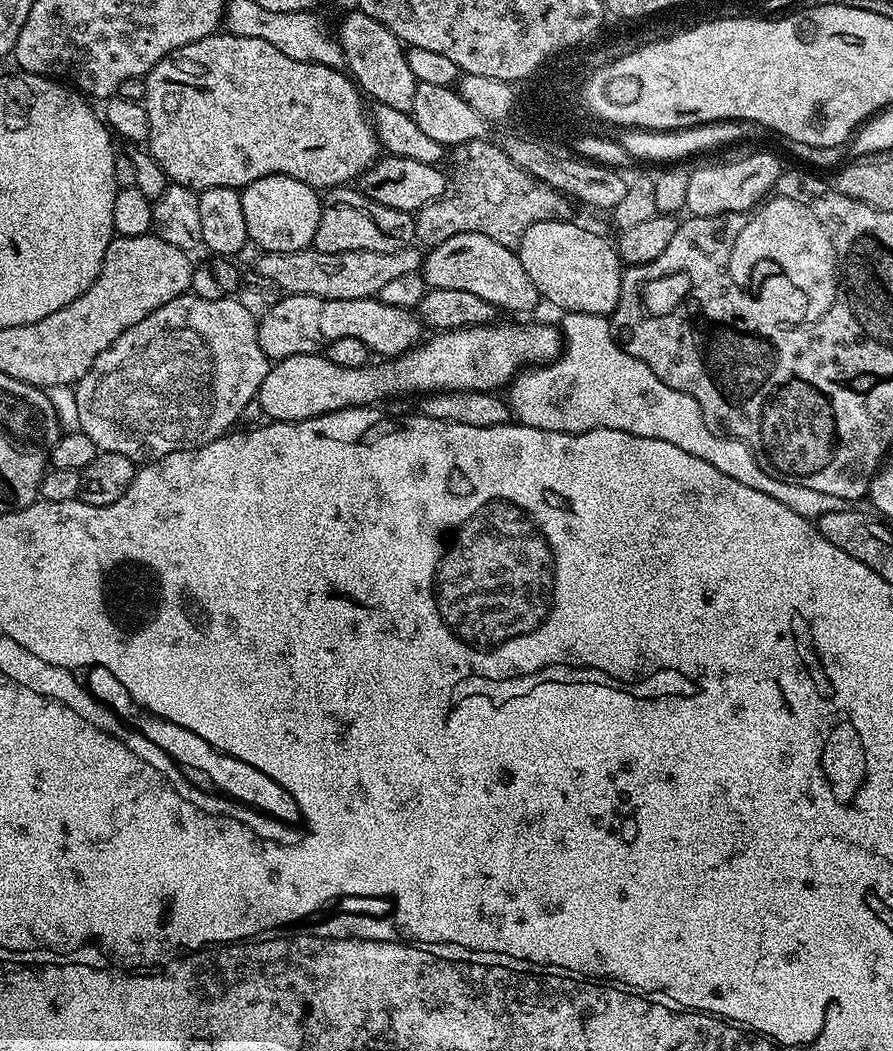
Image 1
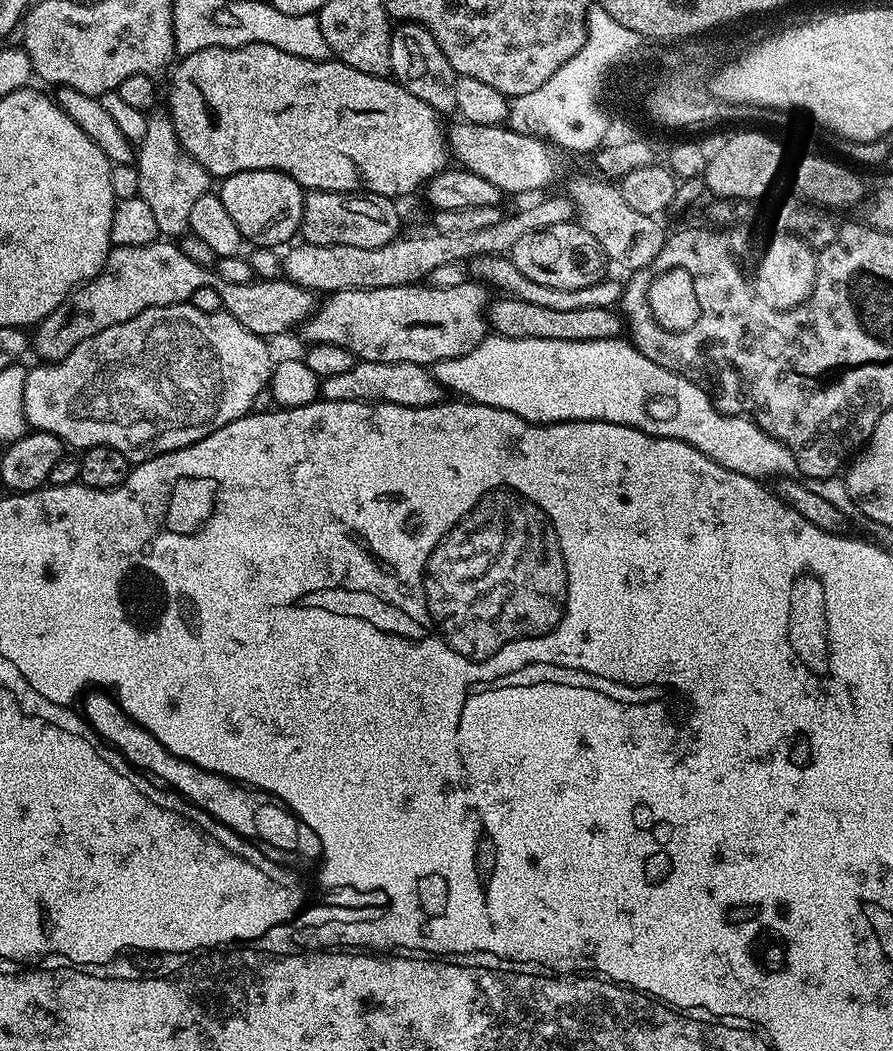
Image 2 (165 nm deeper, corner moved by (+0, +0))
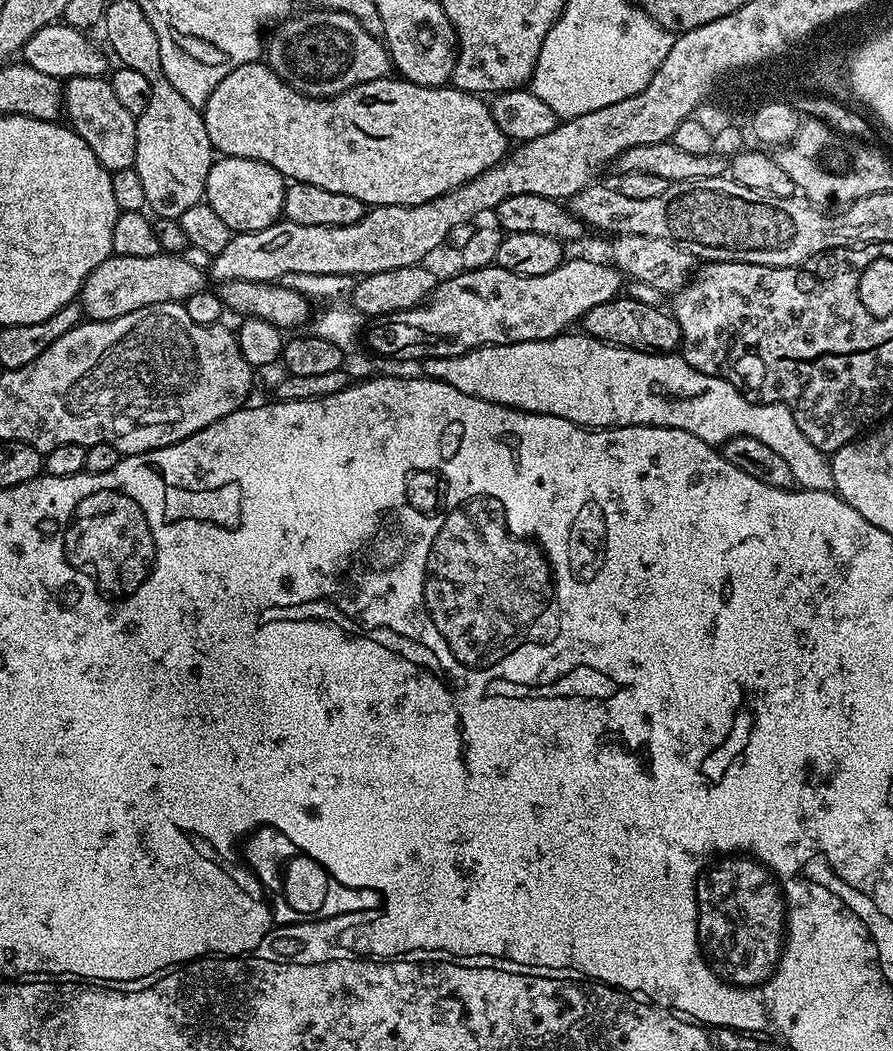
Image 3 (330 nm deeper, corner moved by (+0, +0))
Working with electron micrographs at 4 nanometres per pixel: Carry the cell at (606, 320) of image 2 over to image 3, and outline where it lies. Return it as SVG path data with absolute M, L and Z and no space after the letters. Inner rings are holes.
M627 294L586 310L582 327L583 335L593 336L603 344L613 344L619 348L653 352L659 356L675 353L680 348L680 327L671 311L663 307L646 306L646 302L638 302Z

